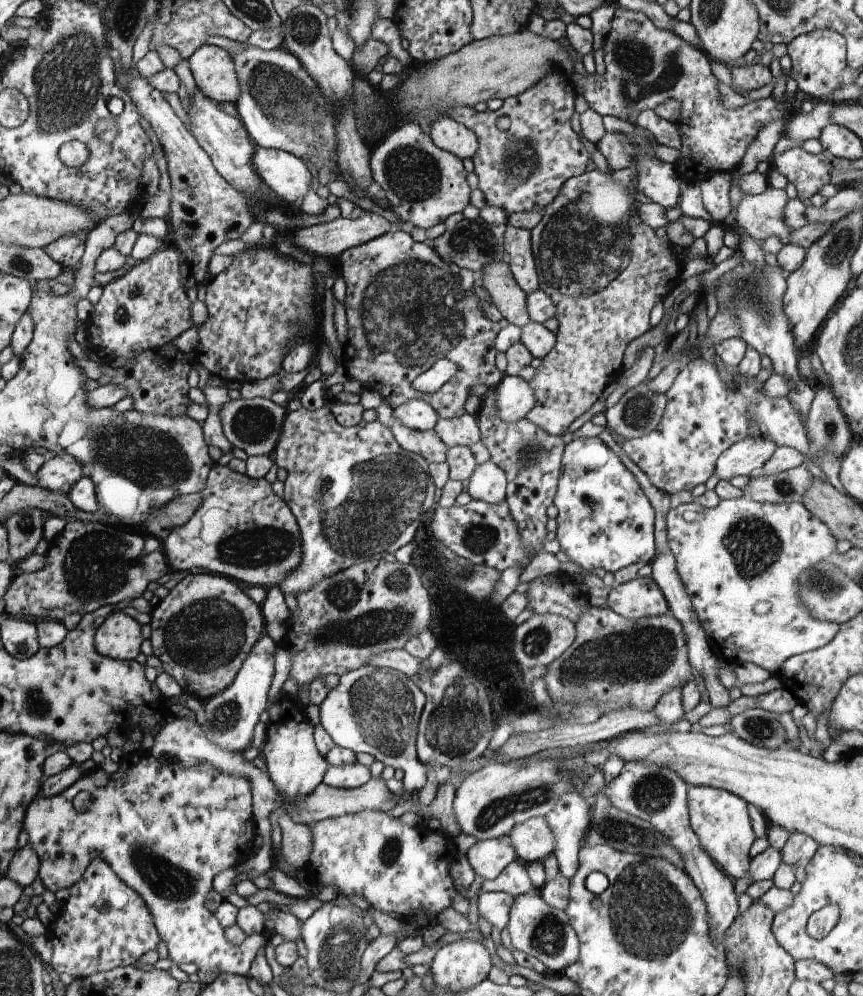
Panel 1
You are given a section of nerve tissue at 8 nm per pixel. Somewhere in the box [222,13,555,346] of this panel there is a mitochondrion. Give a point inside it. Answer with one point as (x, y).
(289, 105)

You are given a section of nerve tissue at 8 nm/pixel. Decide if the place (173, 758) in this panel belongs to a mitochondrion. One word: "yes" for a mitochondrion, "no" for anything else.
yes

